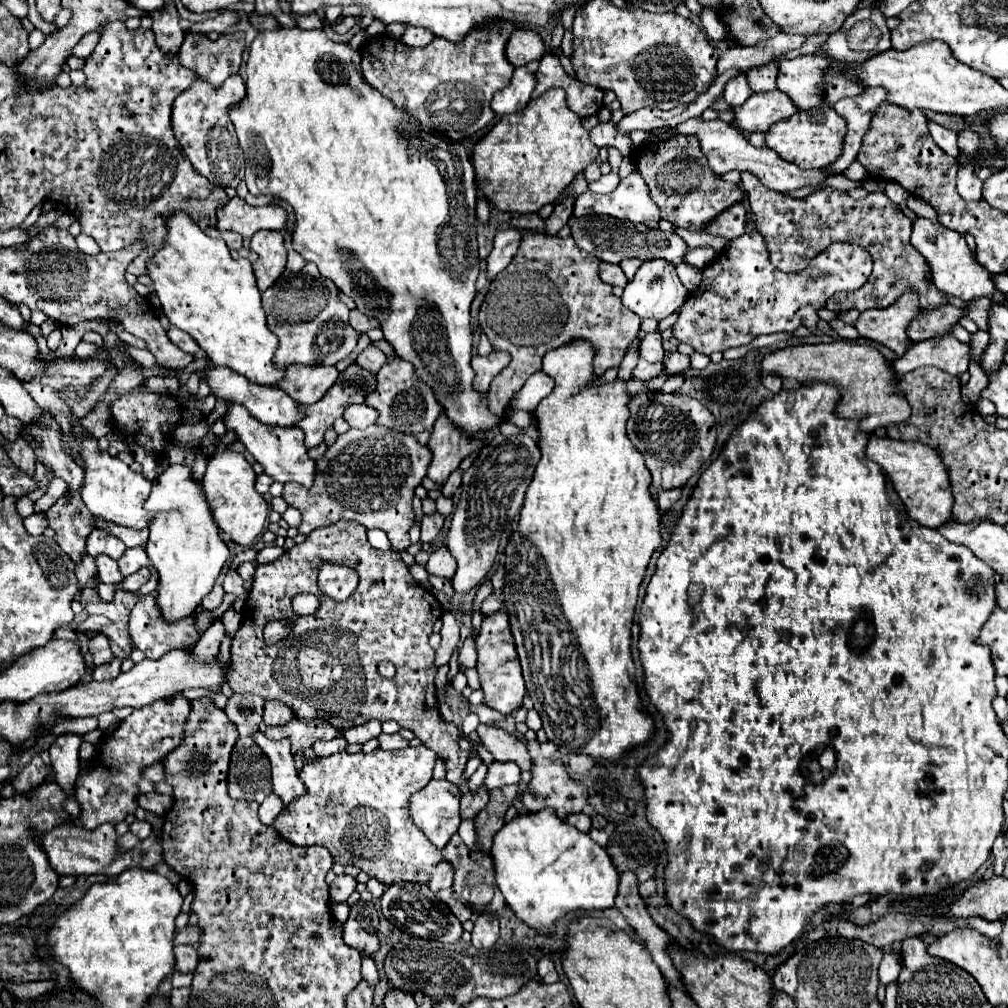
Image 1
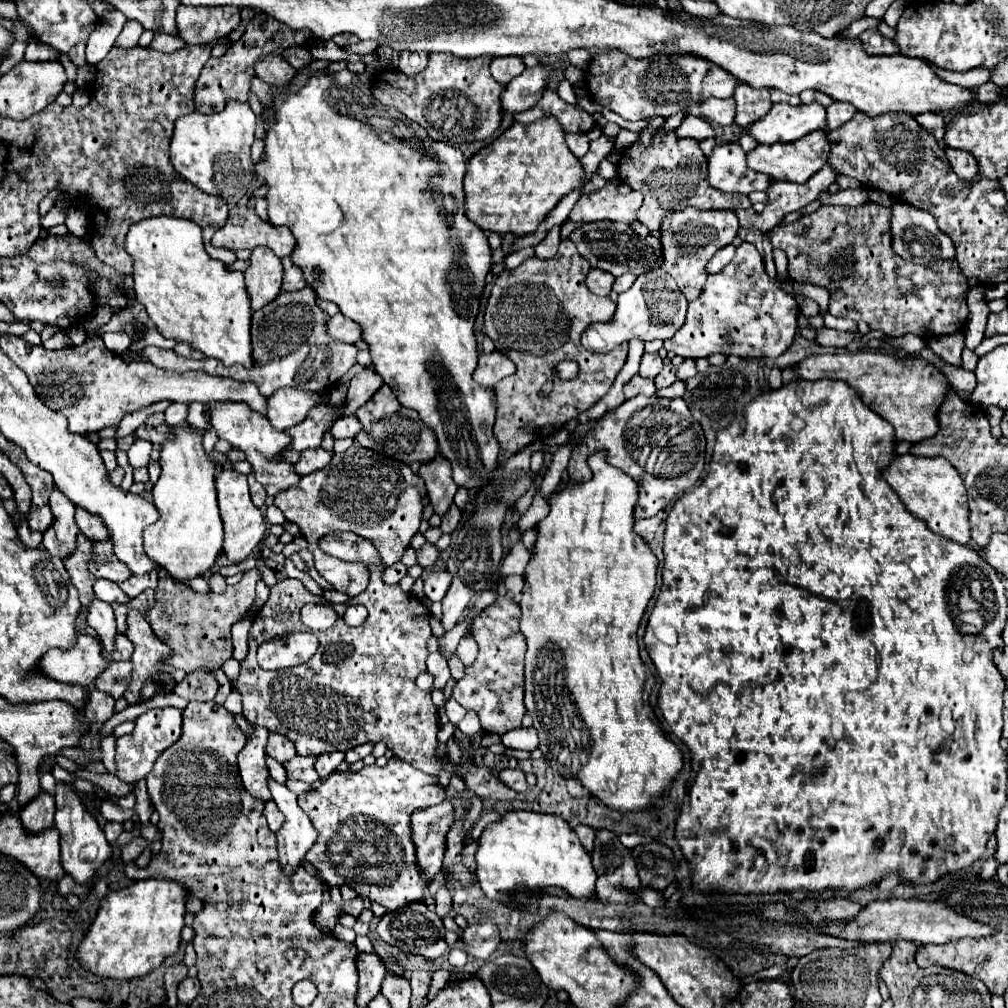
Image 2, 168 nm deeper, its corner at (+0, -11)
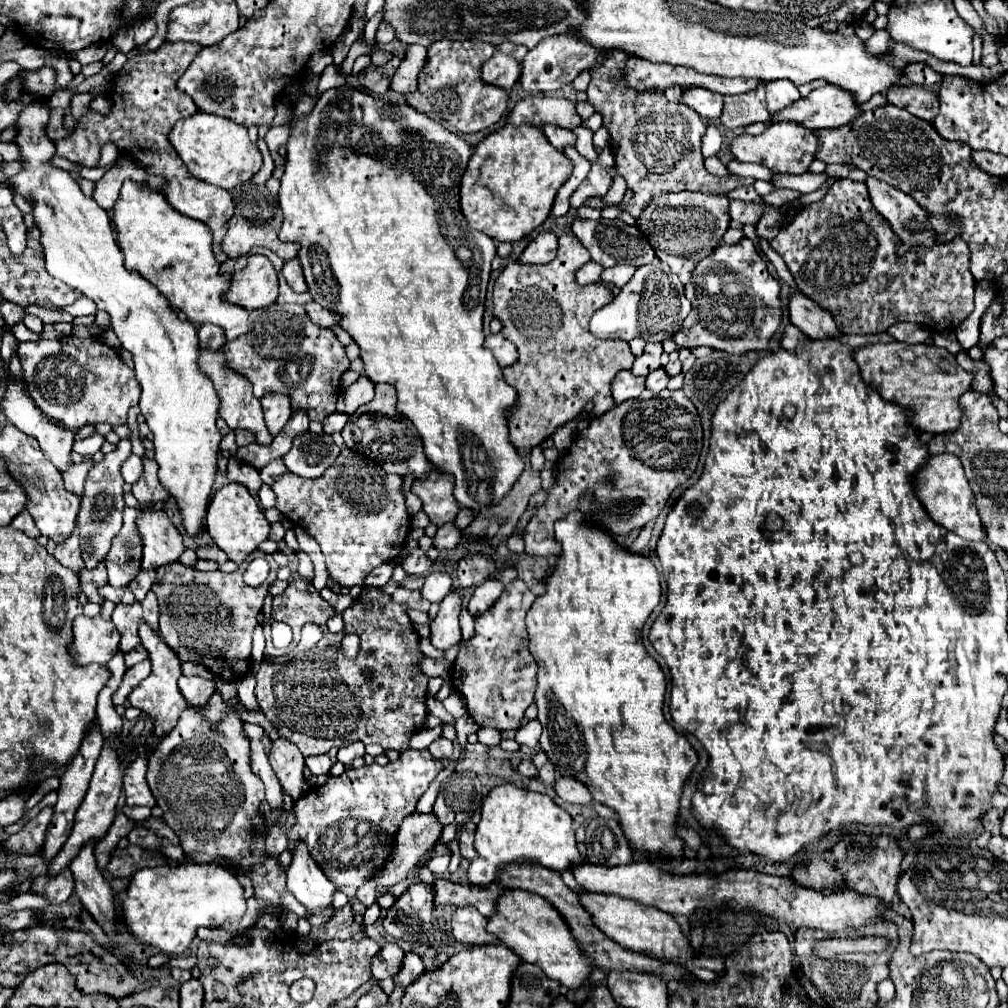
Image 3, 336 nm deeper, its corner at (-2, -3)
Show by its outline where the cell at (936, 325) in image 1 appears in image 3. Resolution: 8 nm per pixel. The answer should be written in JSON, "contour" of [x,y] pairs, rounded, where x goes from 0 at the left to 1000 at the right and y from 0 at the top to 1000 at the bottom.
{"contour":[[[951,348],[951,350],[947,352],[947,356],[949,356],[949,360],[951,360],[957,368],[961,368],[961,370],[965,372],[965,386],[969,386],[969,388],[973,388],[973,390],[983,388],[981,366],[979,366],[973,358],[965,358],[963,354],[959,354],[957,348]]]}

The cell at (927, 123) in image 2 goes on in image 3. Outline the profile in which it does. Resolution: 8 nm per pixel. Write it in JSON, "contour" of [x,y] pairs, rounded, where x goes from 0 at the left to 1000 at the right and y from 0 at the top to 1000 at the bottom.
{"contour":[[[892,86],[890,90],[882,90],[880,92],[882,102],[900,108],[904,114],[918,118],[918,120],[926,120],[932,112],[932,98],[918,88],[908,88],[908,86]]]}

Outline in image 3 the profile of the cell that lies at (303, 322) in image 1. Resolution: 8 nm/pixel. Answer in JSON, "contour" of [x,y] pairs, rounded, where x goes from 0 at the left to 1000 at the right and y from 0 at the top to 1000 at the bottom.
{"contour":[[[271,301],[249,309],[247,328],[241,336],[243,342],[237,356],[233,356],[233,350],[229,352],[225,342],[219,344],[219,350],[223,352],[223,364],[249,378],[255,396],[263,390],[283,388],[291,396],[291,406],[303,406],[307,416],[313,418],[320,418],[332,408],[332,398],[338,388],[338,372],[346,366],[342,342],[330,328],[314,324],[301,303]]]}

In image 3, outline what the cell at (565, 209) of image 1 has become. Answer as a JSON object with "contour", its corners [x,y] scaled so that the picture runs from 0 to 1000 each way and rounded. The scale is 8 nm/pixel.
{"contour":[[[541,229],[525,239],[515,257],[517,261],[545,261],[551,253],[553,253],[553,233],[549,229]]]}

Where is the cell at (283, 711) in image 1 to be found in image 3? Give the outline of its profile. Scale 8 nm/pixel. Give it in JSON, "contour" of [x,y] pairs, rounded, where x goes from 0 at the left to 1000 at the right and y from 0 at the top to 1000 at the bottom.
{"contour":[[[277,731],[269,735],[267,757],[277,771],[281,785],[285,785],[291,793],[297,793],[305,785],[305,777],[301,775],[303,751],[291,737]]]}

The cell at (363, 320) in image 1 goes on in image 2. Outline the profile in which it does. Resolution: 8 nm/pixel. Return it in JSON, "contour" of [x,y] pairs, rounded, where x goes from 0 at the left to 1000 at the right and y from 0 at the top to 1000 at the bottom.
{"contour":[[[334,311],[332,314],[326,314],[322,324],[324,324],[324,332],[328,332],[328,336],[336,336],[340,340],[352,340],[358,336],[358,324],[352,318],[344,316],[342,313]]]}

